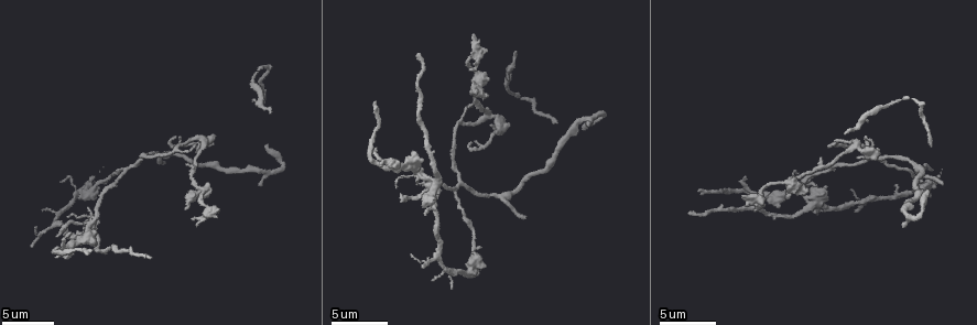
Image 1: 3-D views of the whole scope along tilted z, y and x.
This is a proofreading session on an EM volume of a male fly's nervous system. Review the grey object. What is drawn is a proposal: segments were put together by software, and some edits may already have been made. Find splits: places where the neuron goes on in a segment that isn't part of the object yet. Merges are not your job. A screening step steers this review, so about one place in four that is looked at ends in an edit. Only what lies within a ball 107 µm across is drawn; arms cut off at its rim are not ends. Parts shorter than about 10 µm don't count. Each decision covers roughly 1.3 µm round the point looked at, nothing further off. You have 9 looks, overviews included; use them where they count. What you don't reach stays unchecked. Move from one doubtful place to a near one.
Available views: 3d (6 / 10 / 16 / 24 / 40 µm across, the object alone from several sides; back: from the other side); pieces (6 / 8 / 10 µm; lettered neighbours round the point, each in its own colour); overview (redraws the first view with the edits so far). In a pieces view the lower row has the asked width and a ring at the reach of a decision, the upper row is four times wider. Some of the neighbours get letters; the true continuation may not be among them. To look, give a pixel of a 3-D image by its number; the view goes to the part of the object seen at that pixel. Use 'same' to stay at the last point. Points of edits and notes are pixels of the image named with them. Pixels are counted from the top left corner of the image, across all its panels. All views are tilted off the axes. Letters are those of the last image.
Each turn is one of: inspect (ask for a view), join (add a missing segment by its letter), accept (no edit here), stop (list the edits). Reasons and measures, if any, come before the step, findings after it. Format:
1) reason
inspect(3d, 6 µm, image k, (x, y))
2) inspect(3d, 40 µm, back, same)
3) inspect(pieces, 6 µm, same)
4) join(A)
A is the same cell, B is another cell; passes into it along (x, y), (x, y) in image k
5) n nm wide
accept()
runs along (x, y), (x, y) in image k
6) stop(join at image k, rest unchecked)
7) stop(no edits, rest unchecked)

branch stops here
inspect(pieces, 10 µm, image 1, (271, 111))

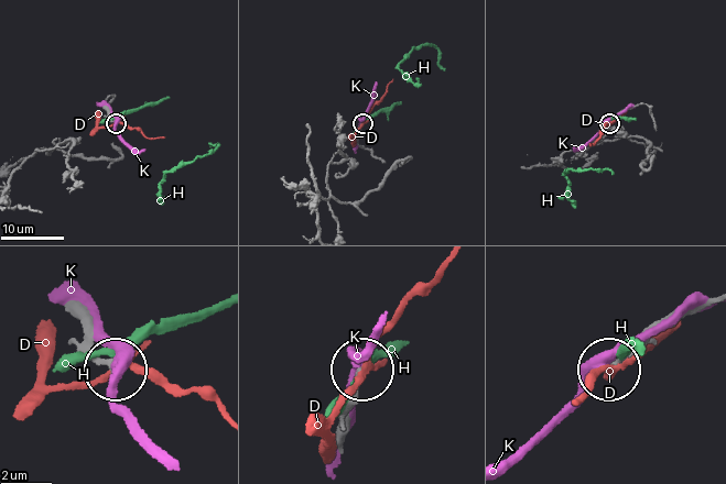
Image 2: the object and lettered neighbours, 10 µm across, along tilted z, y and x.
200 nm wide
accept()
D, H and K are other cells; none of them fits

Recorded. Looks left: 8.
an open end
inspect(pieces, 6 µm, image 1, (168, 140))

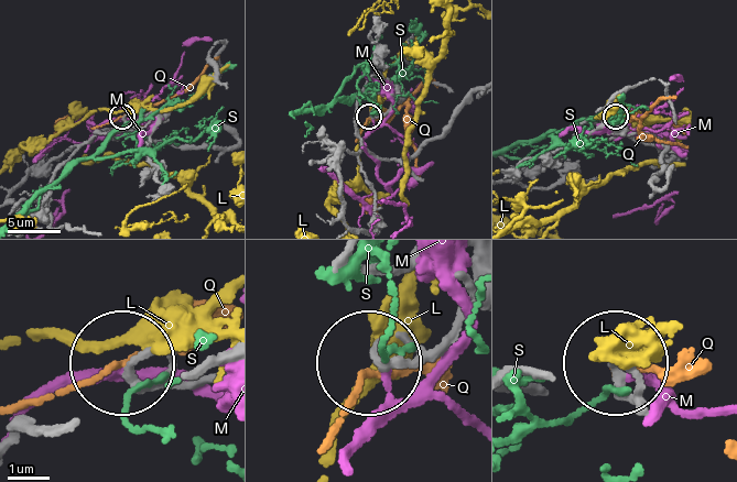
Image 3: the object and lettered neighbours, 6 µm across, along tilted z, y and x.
230 nm wide
accept()
L, M, Q and S are other cells; no lettered segment goes on from it

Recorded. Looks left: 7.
free end
inspect(pieces, 6 µm, image 1, (700, 192))

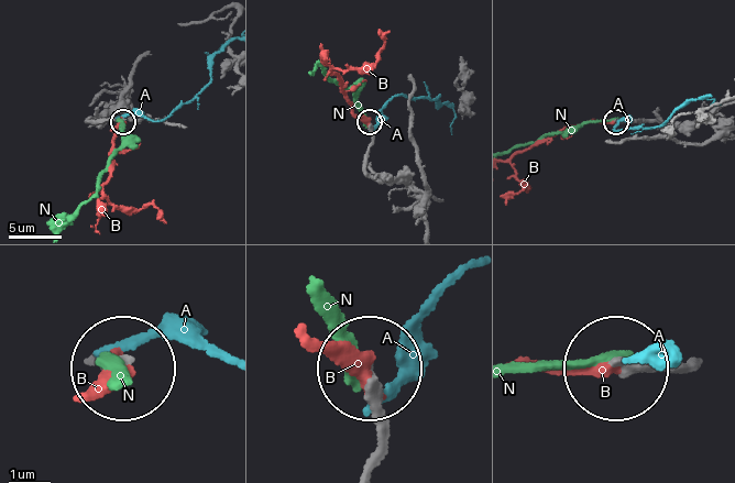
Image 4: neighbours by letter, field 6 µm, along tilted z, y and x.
accept()
A, B and N are other cells; runs along (144, 53), (116, 103), (89, 121), (122, 121) in image 4; no lettered segment goes on from it

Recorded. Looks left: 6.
an open end
inspect(pieces, 10 µm, image 1, (691, 213))

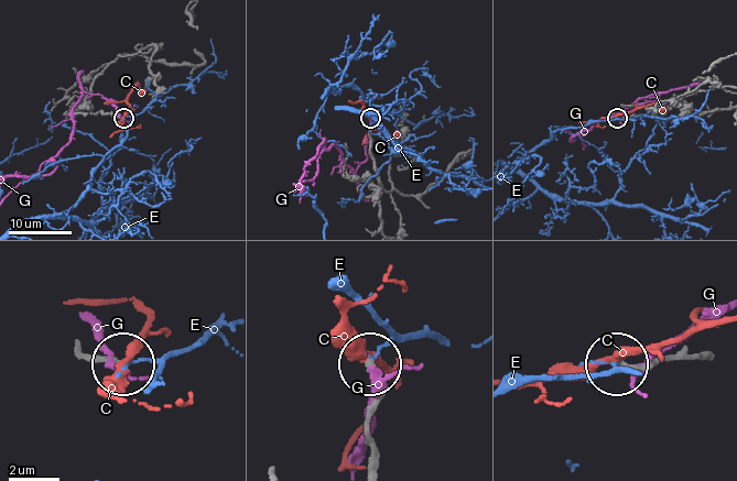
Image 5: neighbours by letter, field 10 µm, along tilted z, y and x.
accept()
C, E and G are other cells; runs along (372, 467), (371, 369) in image 5; no lettered segment goes on from it

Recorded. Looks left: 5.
stop(no edits, rest unchecked)

